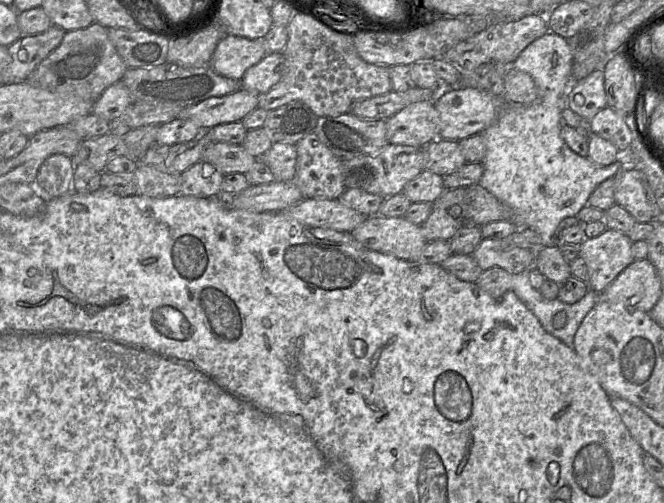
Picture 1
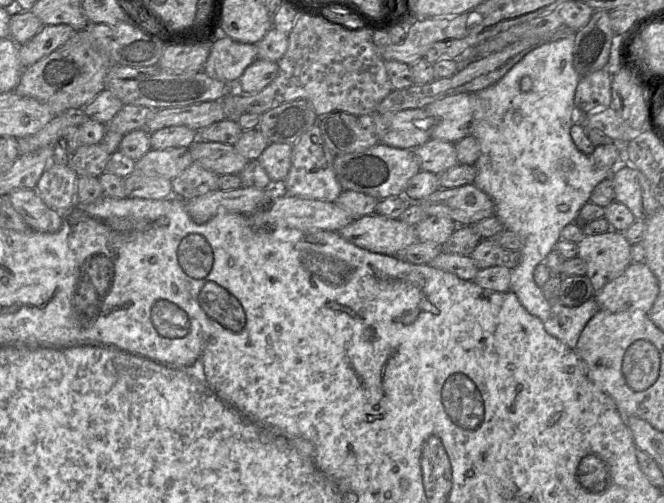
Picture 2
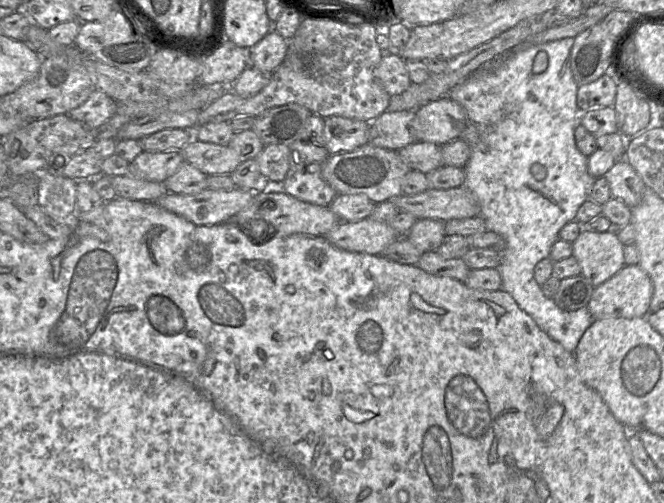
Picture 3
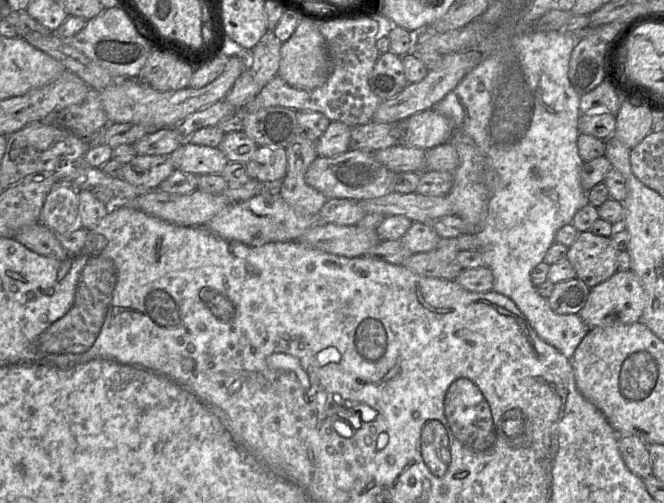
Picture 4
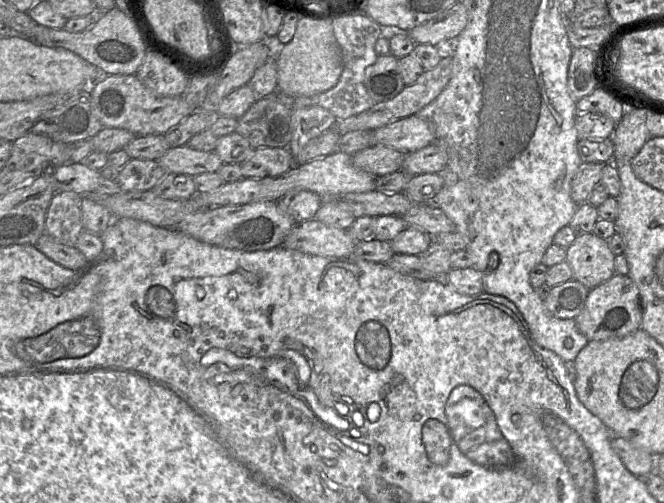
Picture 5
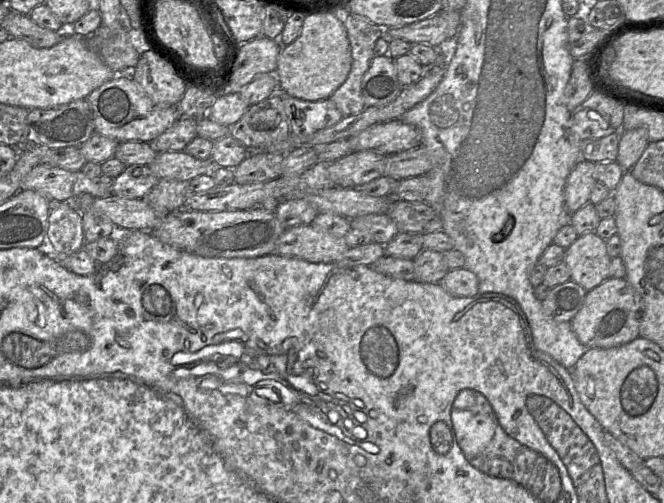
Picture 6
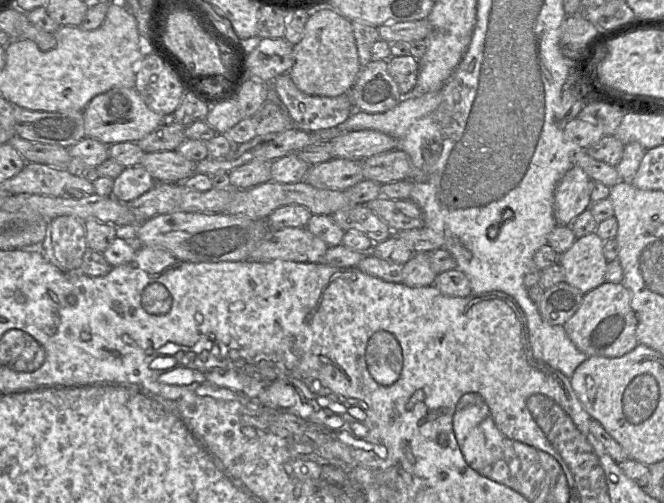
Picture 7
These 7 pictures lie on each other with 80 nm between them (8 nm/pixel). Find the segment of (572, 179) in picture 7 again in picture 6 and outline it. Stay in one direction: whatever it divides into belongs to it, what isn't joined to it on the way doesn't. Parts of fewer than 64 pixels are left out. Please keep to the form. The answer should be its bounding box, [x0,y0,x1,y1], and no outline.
[565,162,597,214]

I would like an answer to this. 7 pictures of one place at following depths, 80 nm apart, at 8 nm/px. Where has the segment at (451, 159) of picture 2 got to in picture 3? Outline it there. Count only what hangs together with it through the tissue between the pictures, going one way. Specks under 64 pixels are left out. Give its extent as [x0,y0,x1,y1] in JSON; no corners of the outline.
[398,141,444,174]

